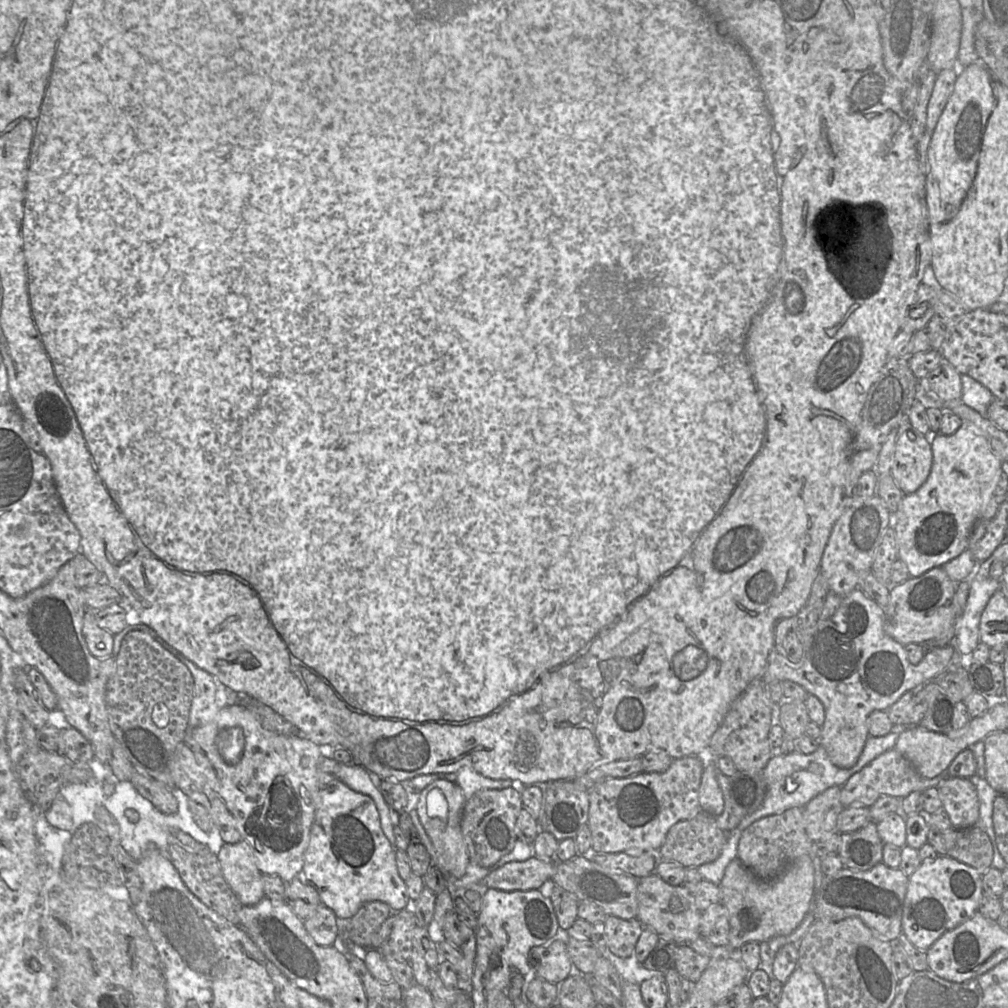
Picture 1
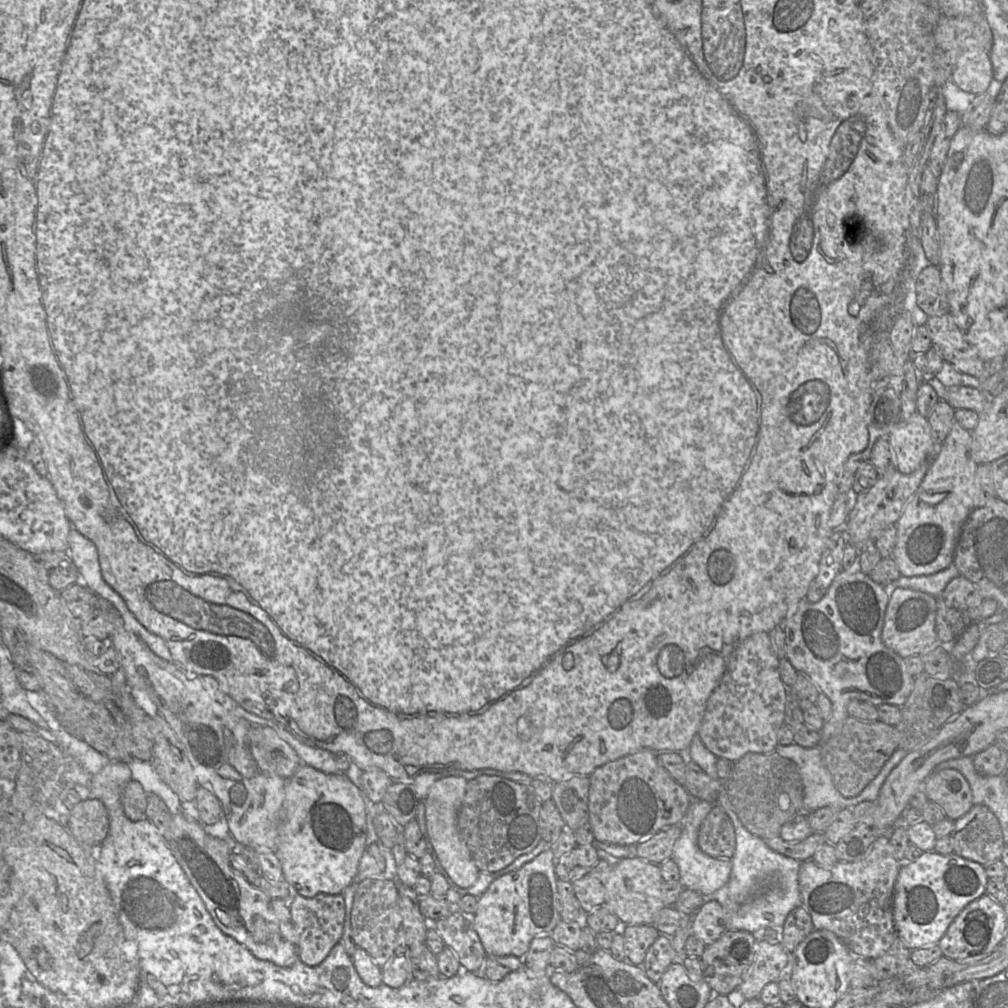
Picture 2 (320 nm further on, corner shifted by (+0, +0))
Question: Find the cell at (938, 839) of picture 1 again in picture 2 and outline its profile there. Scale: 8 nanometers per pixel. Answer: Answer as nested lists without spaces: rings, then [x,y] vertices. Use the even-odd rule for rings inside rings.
[[[973,805],[965,815],[956,820],[950,837],[953,854],[982,866],[1000,860],[1005,845],[997,818],[983,805]]]

